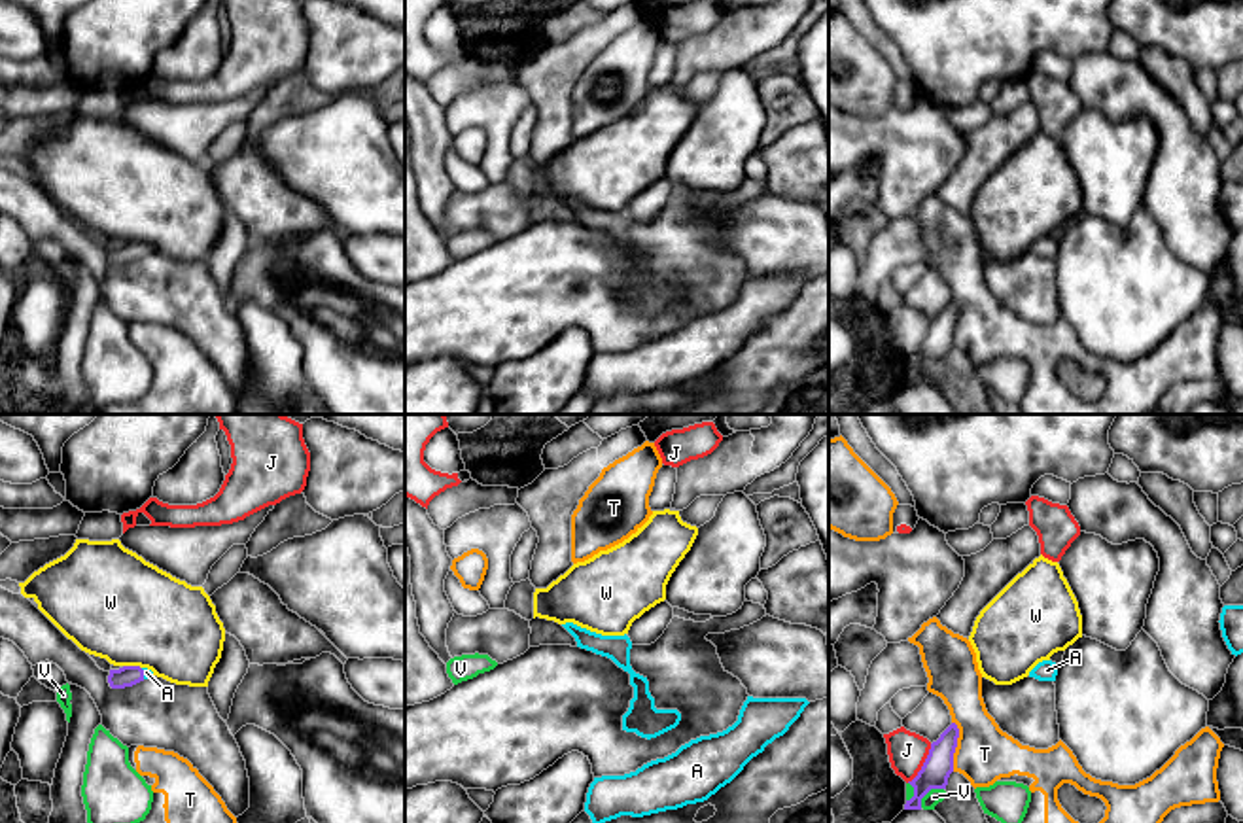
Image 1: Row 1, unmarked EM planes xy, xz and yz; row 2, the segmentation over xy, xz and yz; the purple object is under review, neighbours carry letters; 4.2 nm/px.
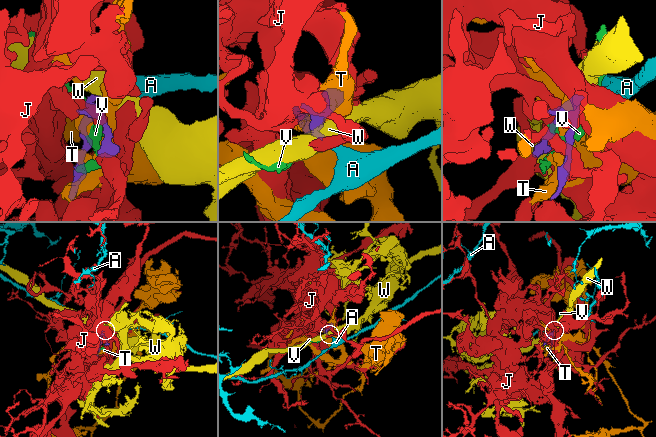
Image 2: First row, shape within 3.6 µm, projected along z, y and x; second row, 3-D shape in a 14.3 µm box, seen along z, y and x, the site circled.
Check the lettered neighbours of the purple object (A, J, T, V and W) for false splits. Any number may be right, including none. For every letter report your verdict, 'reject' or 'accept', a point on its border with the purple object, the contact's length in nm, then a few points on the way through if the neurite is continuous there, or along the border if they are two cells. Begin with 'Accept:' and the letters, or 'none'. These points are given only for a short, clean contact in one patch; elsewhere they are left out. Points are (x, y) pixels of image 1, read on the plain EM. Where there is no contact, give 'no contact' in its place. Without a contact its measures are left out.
Accept: A
A: accept | xy (142, 250) | 50 nm | across xy (127, 252), (142, 250), (146, 248)
J: reject | yz (924, 341) | 200 nm
T: reject | yz (956, 322) | 220 nm
V: reject | yz (927, 367) | 130 nm
W: reject | xy (133, 243) | 80 nm | along xy (123, 241), (137, 241), (140, 245)

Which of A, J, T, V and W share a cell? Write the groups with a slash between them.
A / J / T / V / W

